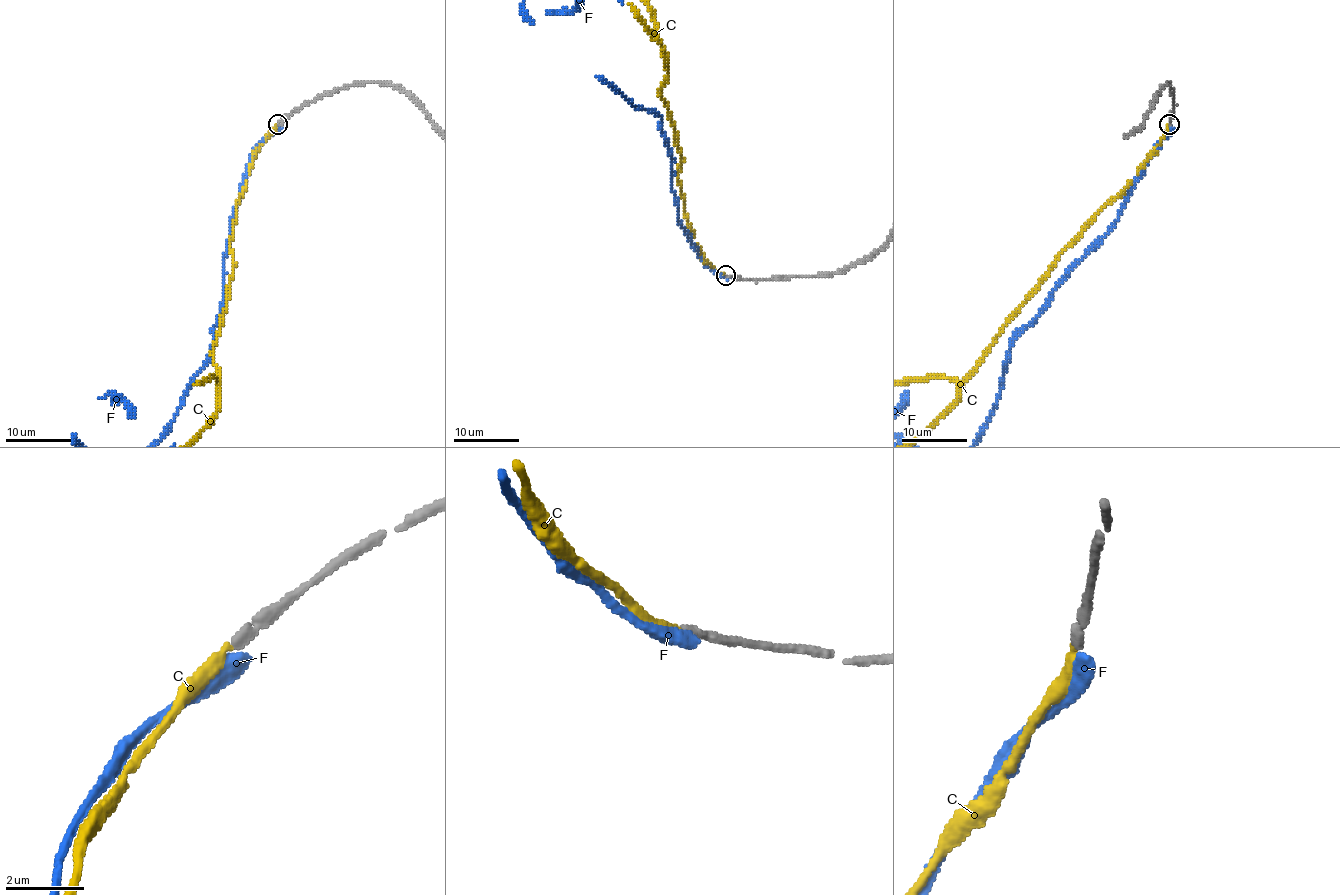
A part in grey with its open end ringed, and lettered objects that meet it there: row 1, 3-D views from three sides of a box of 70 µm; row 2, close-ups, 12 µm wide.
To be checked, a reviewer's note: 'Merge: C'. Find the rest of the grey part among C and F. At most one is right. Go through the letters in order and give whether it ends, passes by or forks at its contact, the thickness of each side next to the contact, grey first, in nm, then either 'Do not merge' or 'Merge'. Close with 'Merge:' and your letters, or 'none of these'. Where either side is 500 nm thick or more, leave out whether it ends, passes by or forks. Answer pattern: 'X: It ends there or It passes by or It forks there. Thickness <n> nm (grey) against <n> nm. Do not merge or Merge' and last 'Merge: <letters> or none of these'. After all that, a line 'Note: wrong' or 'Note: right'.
C: It ends there. Thickness 240 nm (grey) against 200 nm. Merge
F: It ends there. Thickness 240 nm (grey) against 440 nm. Do not merge
Merge: C
Note: right

